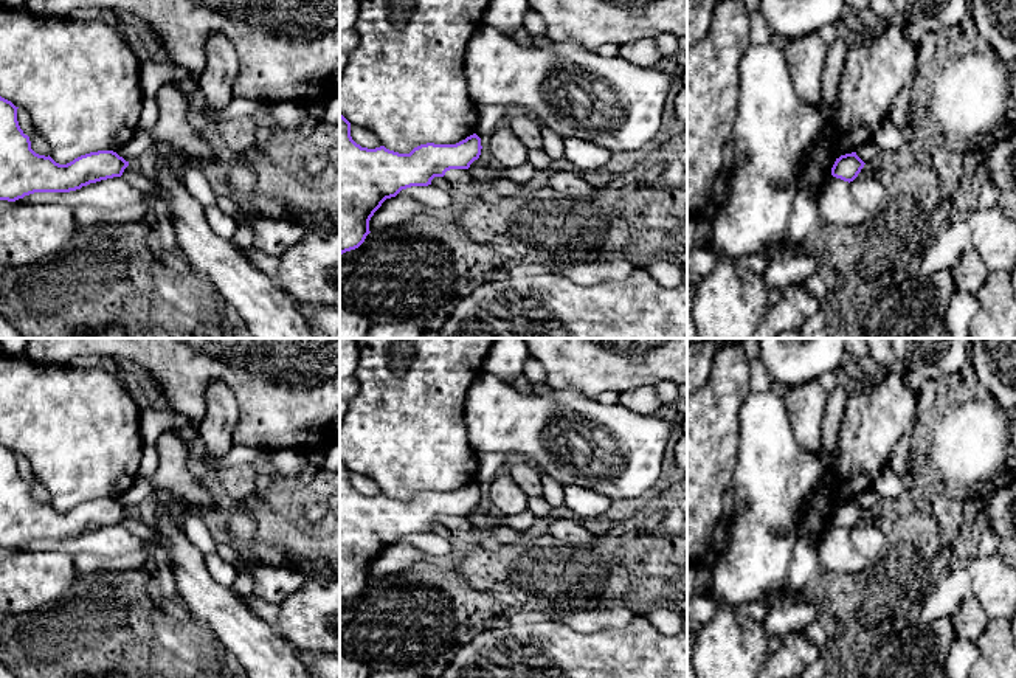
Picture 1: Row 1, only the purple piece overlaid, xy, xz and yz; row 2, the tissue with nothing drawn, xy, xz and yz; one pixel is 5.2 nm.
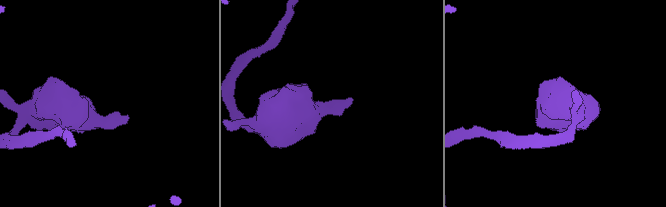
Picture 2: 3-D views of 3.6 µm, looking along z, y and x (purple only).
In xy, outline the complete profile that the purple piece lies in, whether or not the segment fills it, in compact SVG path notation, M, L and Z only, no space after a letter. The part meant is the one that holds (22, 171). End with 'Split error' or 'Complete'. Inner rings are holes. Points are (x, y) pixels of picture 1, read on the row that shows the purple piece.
M0 96L0 200L16 202L34 192L70 192L121 177L129 166L113 150L81 155L67 164L31 149L17 121L17 109Z. Complete

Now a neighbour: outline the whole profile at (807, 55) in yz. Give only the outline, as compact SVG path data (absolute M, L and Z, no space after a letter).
M813 33L794 40L785 40L782 47L797 95L807 104L824 109L822 71L827 62L828 45L817 33Z

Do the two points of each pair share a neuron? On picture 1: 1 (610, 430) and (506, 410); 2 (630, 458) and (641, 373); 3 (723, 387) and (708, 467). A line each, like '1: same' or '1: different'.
1: same
2: different
3: same

